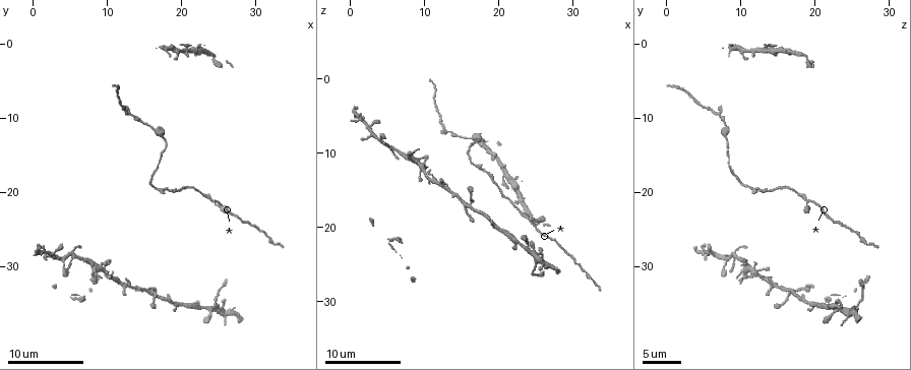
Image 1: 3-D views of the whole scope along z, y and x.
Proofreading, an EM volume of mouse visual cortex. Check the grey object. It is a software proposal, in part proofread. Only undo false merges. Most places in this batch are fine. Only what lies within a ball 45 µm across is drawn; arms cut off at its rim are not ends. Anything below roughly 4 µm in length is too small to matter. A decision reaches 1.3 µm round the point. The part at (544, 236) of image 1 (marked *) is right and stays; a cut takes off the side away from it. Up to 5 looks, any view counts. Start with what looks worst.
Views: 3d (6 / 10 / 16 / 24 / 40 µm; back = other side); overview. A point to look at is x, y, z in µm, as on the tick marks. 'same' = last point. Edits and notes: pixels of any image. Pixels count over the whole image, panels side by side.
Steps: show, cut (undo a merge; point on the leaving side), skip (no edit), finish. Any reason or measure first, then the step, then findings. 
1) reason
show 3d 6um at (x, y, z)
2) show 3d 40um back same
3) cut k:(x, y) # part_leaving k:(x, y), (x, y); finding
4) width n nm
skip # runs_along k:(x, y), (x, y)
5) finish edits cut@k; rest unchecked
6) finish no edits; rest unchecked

four arms meet
show 3d 6um at (15.5, 33.0, 17.0)

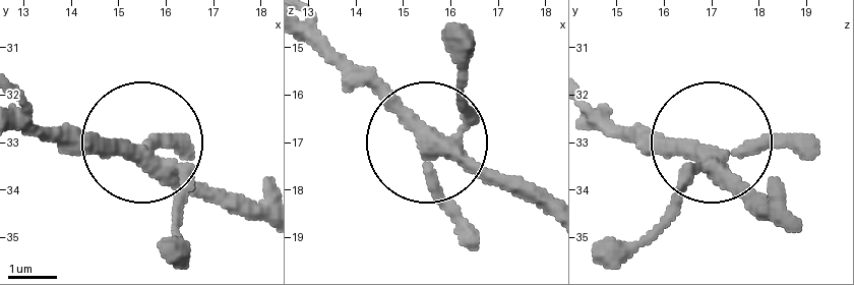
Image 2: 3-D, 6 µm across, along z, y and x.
width 310 nm
skip # all the same cell

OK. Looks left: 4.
show 3d 6um at (9.5, 30.5, 12.5)

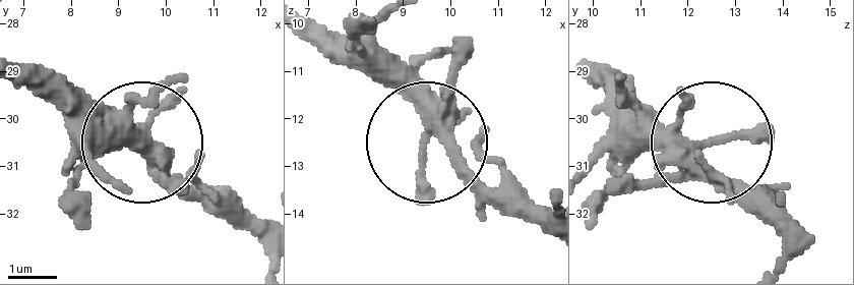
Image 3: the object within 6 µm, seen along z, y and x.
side_arm 11 um; arms 5
skip # one cell here

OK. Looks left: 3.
show 3d 16um at (23.0, 35.5, 22.0)

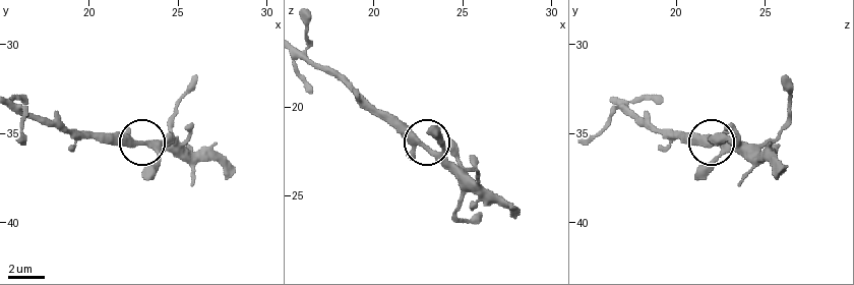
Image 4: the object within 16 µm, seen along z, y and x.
arms 3
skip # all the same cell

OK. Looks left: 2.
finish no edits; rest unchecked

